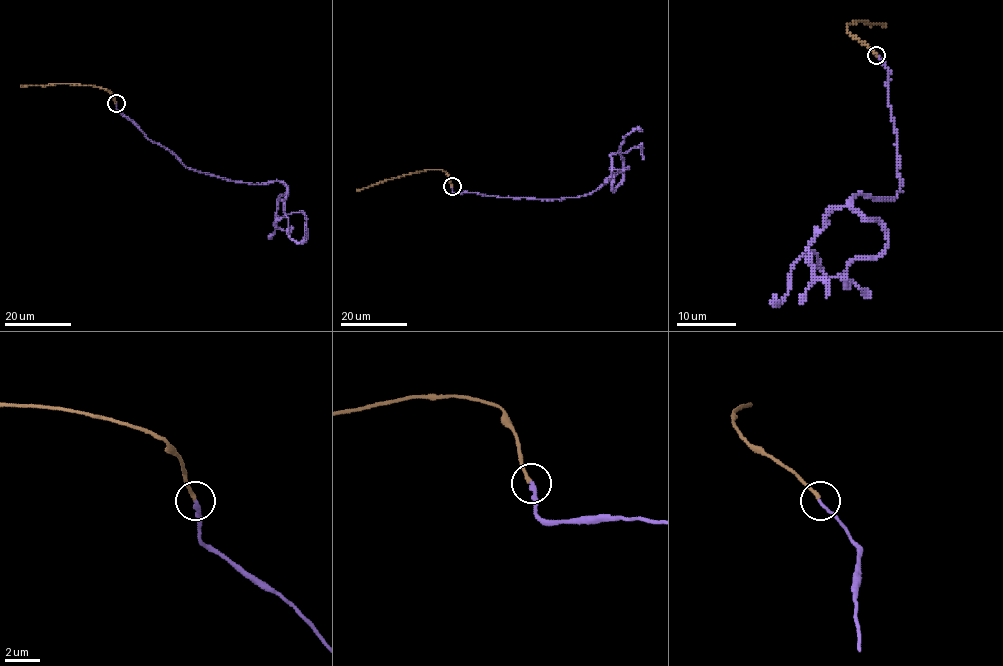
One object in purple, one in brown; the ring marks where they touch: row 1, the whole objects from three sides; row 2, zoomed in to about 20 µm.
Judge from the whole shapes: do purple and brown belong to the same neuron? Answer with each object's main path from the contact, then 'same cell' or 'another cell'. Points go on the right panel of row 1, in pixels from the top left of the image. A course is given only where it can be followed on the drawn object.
course purple (876, 55), (901, 188), (852, 205), (887, 247), (827, 276), (808, 251), (800, 303); course brown (876, 54), (849, 33), (846, 26), (862, 21), (886, 27); same cell

